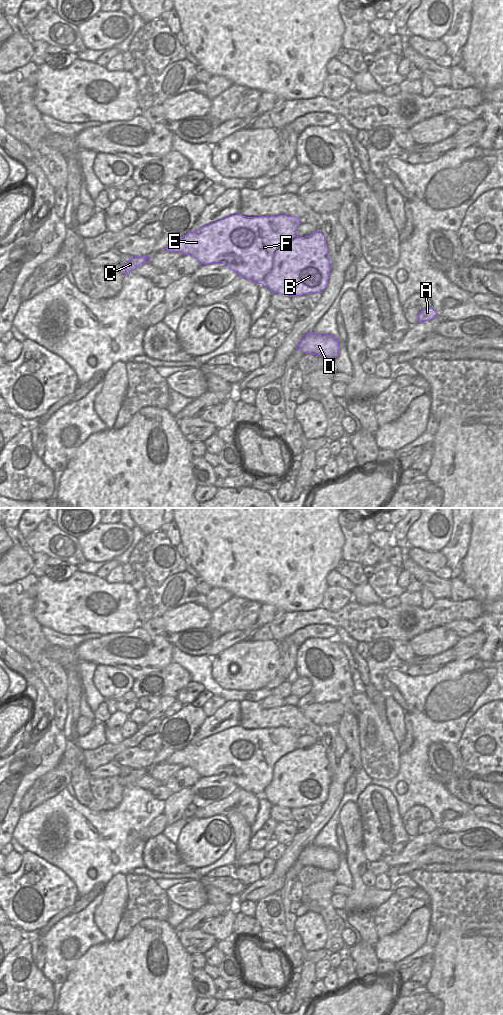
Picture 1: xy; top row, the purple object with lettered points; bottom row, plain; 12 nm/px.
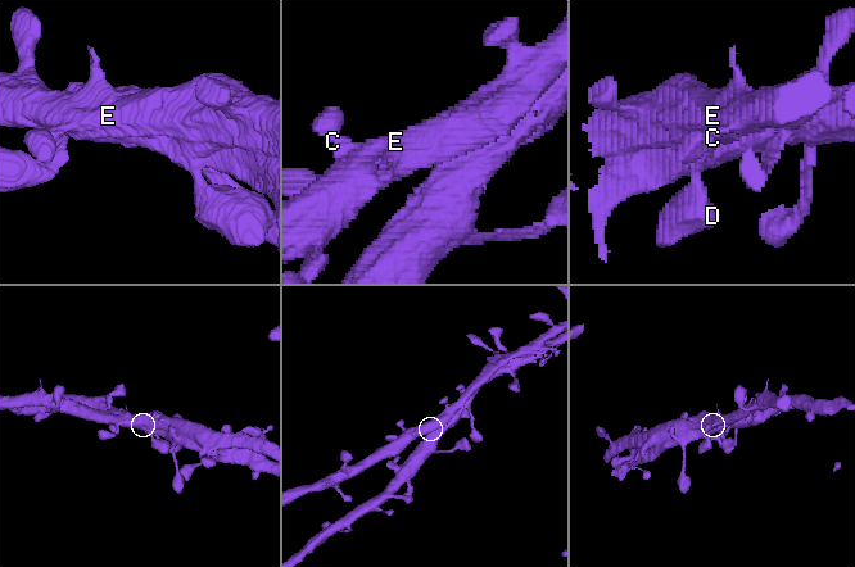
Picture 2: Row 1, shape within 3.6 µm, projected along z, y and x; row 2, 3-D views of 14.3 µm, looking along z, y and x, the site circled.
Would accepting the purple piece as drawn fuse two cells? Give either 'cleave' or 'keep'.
cleave

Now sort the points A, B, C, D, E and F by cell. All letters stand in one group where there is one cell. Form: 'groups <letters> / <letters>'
groups A B / C D E F

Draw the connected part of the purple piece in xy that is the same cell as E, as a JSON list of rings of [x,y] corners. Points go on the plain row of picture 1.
[[[237,725],[194,744],[188,744],[171,754],[164,762],[193,768],[200,776],[224,776],[238,787],[262,796],[273,780],[274,766],[278,760],[296,748],[299,730],[295,728],[246,729]]]

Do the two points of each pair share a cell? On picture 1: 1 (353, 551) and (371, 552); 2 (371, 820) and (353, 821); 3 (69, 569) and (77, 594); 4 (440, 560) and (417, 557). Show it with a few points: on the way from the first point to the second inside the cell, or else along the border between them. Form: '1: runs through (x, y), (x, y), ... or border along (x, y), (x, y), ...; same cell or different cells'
1: border along (371, 543), (358, 562); different cells
2: border along (355, 802), (360, 815), (361, 838), (364, 844); different cells
3: border along (77, 570), (64, 580), (52, 580), (47, 575); different cells
4: runs through (434, 560), (423, 558); same cell

